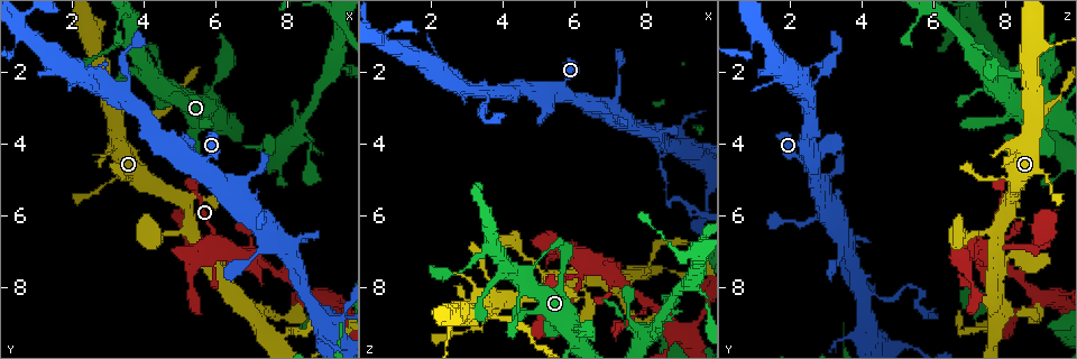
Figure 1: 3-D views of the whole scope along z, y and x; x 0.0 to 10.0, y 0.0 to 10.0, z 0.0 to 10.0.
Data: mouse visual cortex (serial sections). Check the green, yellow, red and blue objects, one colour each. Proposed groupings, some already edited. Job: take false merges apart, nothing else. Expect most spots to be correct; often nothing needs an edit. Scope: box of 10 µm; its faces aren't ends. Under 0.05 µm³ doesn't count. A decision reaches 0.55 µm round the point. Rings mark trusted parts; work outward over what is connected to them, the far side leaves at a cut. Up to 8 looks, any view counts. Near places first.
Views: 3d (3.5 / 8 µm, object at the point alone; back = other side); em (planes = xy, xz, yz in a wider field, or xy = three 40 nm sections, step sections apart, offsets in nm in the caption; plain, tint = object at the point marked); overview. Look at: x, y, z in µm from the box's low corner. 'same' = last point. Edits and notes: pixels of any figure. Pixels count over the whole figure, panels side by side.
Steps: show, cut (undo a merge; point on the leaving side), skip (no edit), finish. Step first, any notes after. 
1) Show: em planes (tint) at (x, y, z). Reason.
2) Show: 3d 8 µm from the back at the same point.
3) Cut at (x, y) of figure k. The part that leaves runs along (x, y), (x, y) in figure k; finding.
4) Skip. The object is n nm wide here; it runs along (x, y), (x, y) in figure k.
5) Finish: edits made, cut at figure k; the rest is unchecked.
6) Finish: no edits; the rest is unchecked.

Show: 3d 3.5 µm at (7.75, 7.55, 8.30). Three arms meet.

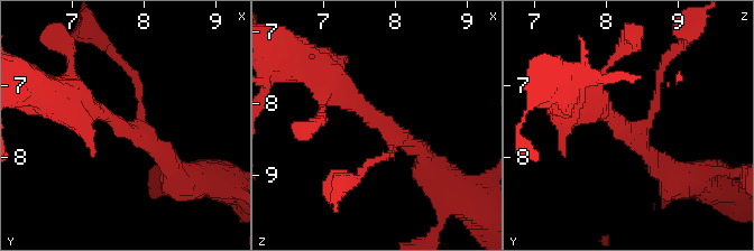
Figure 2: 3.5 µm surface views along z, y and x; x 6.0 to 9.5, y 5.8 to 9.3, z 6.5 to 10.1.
Show: em xy step 5 (tint) at (7.75, 7.65, 8.30). 3 arms meet here; the arms are 100, 250, 300 nm wide; now the EM.

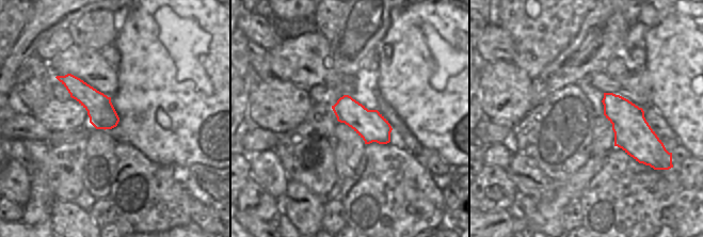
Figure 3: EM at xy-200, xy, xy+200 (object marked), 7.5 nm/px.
Skip. The object is 240 nm wide here; it runs along (61, 78), (72, 82), (114, 123) in figure 3; all the same cell.

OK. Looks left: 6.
Show: 3d 3.5 µm at (8.60, 8.25, 4.00). Thin neck.

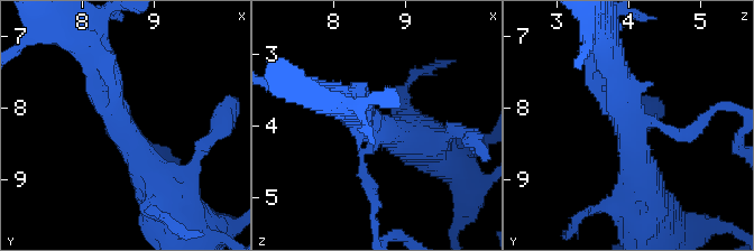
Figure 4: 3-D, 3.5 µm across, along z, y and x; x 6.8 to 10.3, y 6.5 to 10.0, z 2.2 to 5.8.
Show: em planes (tint) at (8.60, 8.30, 4.05). 3 arms meet here; the arms are 150, 400, 500 nm wide.

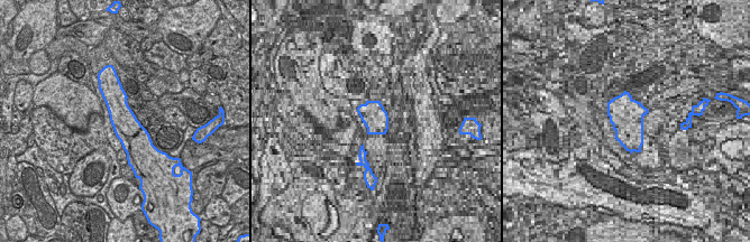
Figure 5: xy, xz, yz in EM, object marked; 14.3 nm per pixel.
Show: em xy step 1 (tint) at the same point. Cut it another way.

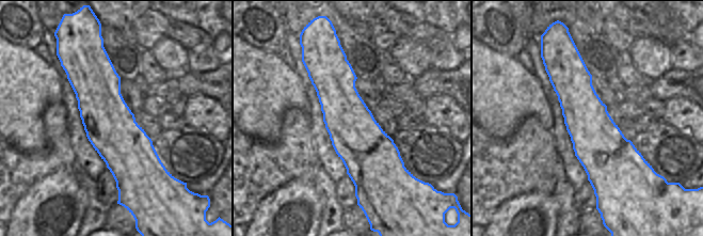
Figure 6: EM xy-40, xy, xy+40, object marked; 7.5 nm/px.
Cut at (369, 192) of figure 4. A second cell is stuck on.

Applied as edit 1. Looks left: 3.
Show: overview. Redraw.

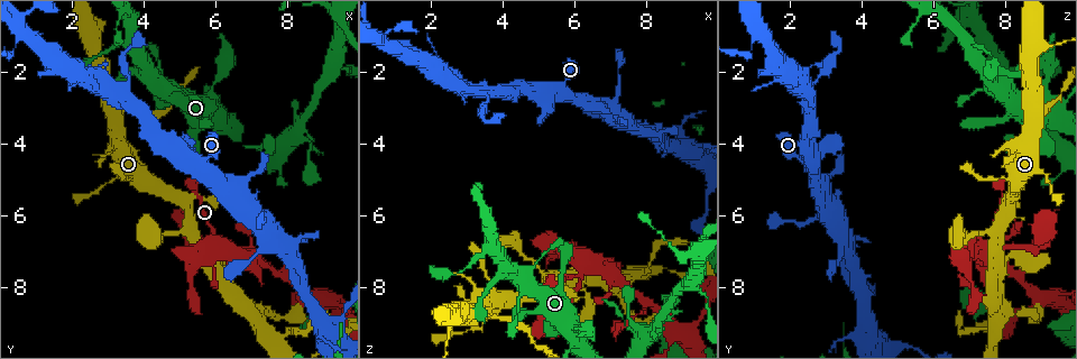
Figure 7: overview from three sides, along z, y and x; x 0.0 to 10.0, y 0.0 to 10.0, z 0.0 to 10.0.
Show: 3d 3.5 µm at (4.15, 2.10, 7.50). Three arms meet.

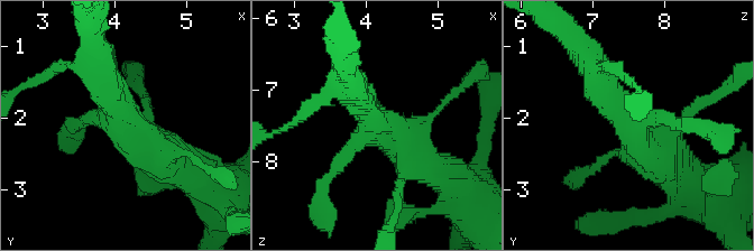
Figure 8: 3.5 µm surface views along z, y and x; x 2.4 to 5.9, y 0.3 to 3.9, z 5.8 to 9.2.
Show: em xy step 5 (tint) at (4.15, 2.10, 7.55).

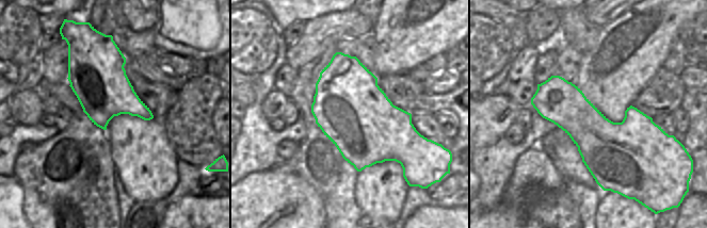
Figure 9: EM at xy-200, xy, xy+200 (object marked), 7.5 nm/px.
Skip. The arms are 200, 400, 500 nm wide; continuous, no second cell.

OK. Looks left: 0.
Finish: edits made, cut at figure 4; the rest is unchecked.

